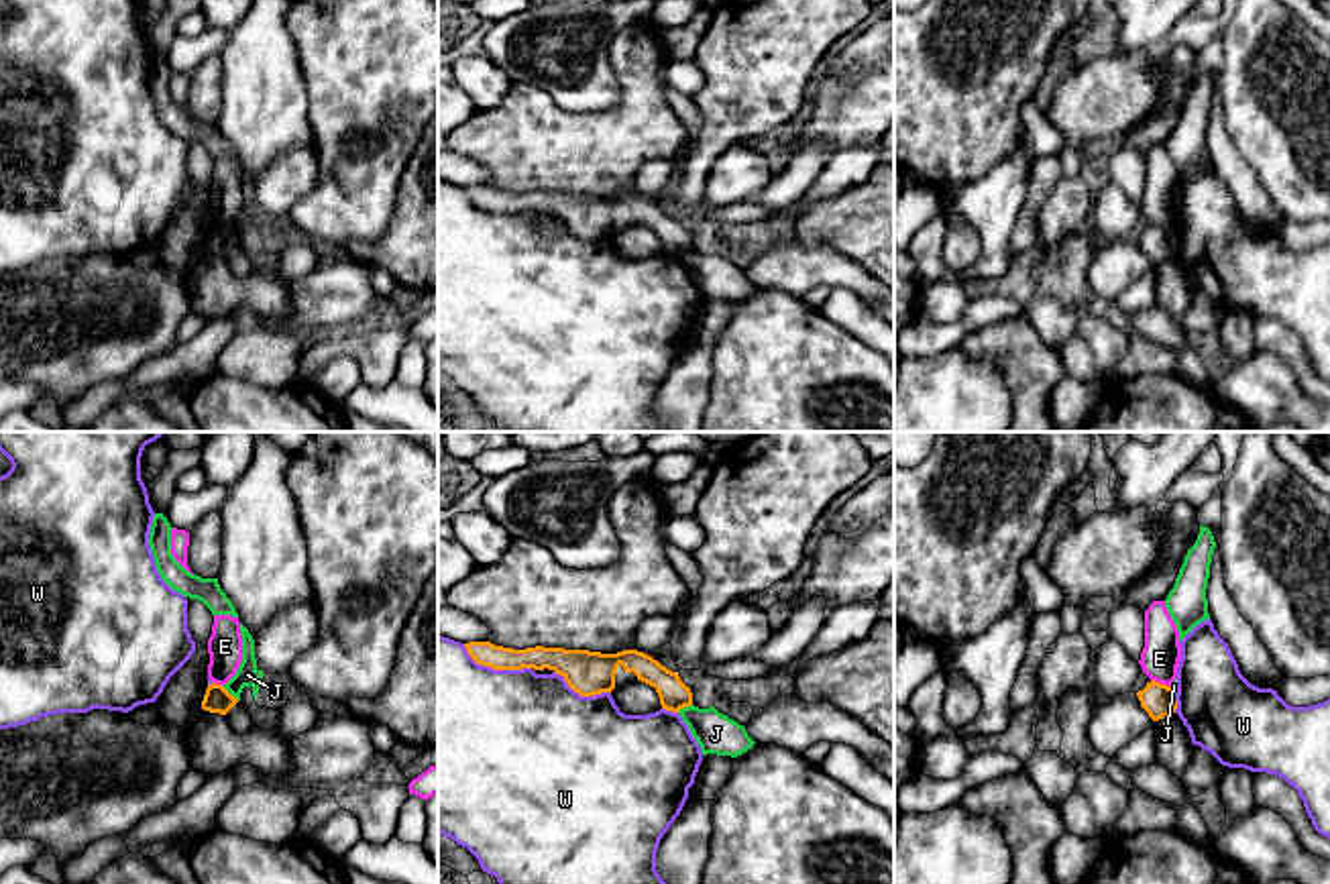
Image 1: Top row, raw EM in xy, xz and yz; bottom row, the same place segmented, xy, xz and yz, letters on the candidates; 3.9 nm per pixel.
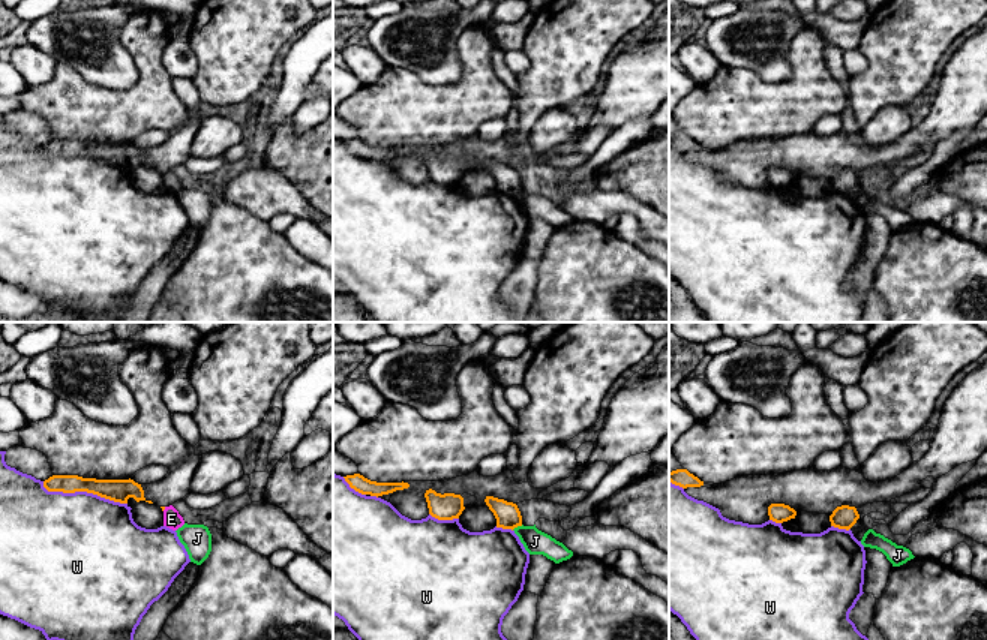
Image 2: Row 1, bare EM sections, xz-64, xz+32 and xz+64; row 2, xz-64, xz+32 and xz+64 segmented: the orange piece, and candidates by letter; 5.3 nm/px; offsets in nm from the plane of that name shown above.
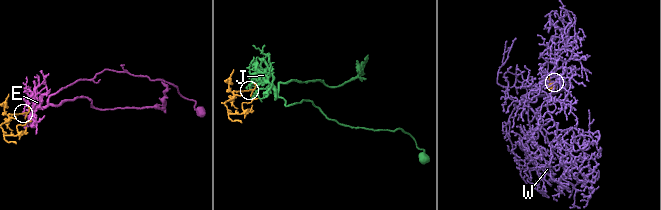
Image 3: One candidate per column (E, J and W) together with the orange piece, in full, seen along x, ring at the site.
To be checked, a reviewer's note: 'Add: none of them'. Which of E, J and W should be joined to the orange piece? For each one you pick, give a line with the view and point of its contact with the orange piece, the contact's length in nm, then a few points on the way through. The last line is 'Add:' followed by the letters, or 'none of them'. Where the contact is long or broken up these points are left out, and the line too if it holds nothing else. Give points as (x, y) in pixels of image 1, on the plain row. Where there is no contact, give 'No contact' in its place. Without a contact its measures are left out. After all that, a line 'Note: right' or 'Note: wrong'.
Add: none of them
Note: right

